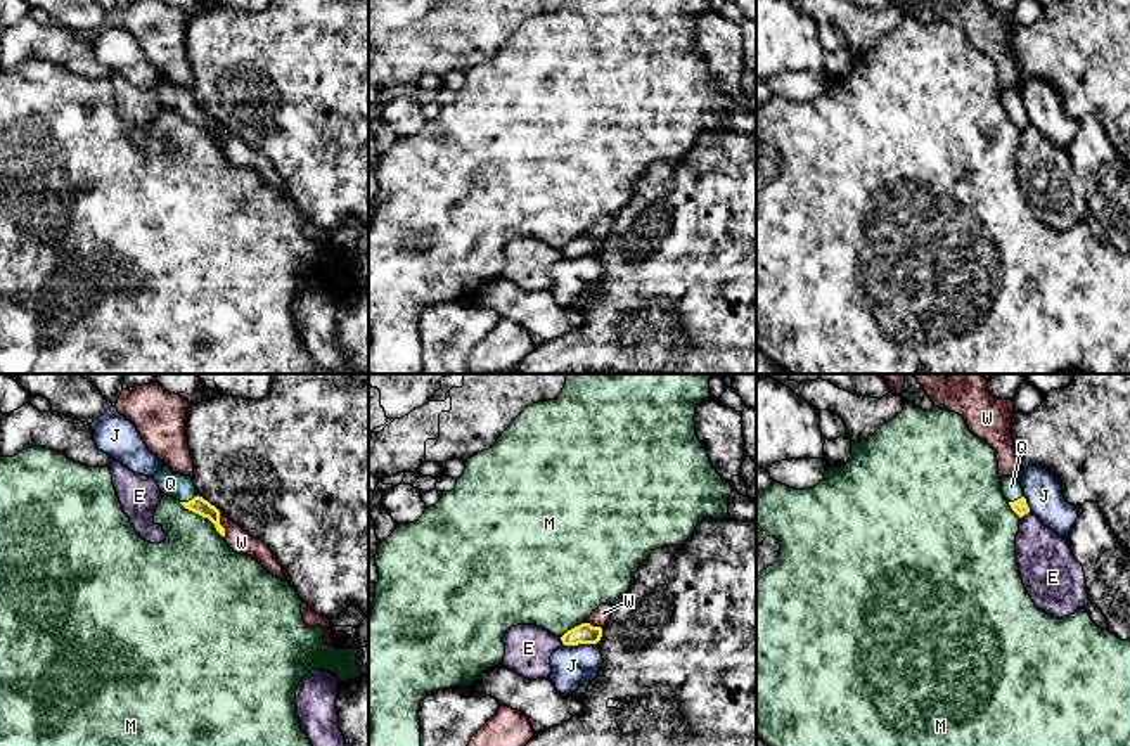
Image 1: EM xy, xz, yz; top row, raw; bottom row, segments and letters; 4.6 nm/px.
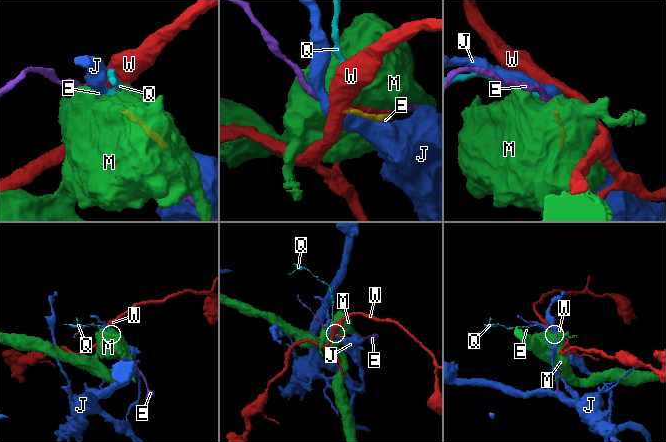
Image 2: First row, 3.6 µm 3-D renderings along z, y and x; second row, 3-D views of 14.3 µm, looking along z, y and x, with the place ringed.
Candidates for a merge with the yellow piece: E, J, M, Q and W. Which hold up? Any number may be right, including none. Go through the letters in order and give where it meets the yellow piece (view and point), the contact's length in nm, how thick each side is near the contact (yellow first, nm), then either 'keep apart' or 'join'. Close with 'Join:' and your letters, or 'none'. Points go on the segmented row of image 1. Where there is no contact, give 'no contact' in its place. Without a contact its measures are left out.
E: contact xz (561, 639); length 50 nm; calibres 100 and 220 nm; keep apart
J: contact xz (580, 643); length 150 nm; calibres 100 and 190 nm; keep apart
M: contact xy (203, 516); length 280 nm; calibres 80 and 380 nm; keep apart
Q: contact xy (189, 501); length 100 nm; calibres 80 and 120 nm; join
W: contact xy (218, 523); length 120 nm; calibres 80 and 110 nm; keep apart
Join: Q

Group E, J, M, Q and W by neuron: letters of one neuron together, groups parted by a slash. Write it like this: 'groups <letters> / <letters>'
groups E / J / M / Q / W

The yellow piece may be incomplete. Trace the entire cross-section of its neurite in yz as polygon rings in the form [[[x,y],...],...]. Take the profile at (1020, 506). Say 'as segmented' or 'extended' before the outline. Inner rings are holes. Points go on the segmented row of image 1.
extended; [[[1007,476],[1000,481],[1002,492],[1005,500],[1009,502],[1011,509],[1023,518],[1030,512],[1030,507],[1026,504],[1021,483],[1018,476]]]

